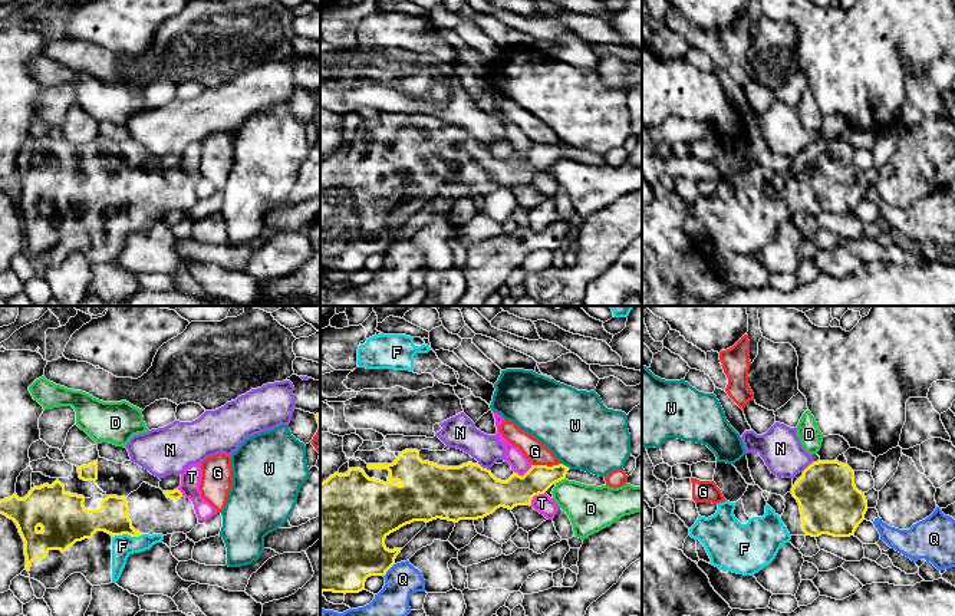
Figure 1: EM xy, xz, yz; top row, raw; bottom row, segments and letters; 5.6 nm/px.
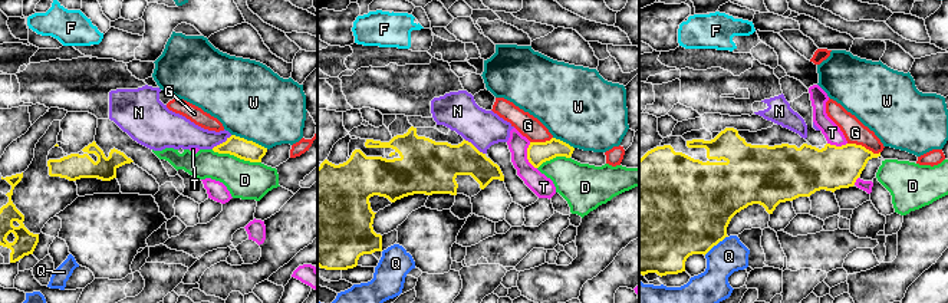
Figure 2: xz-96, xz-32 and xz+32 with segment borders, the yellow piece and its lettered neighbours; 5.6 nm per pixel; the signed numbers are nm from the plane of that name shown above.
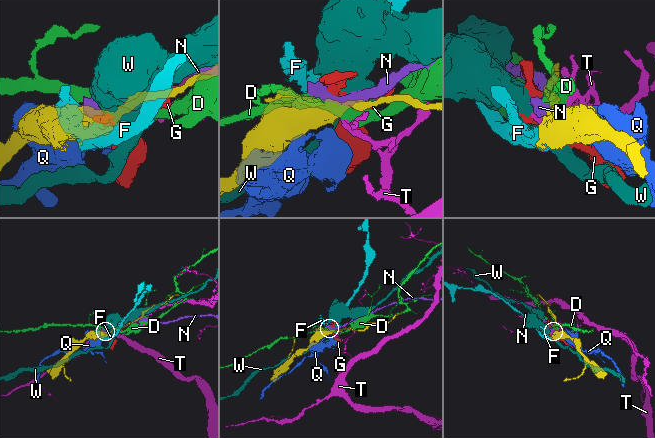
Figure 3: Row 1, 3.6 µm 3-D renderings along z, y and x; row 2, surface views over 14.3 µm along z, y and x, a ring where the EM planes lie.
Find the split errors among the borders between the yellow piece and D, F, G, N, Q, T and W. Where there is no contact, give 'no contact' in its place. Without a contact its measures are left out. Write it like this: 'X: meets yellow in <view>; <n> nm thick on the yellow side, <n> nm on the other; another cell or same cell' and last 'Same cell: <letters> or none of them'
D: meets yellow in xz; 170 nm thick on the yellow side, 260 nm on the other; another cell
F: meets yellow in xy; 180 nm thick on the yellow side, 120 nm on the other; same cell
G: meets yellow in xz; 170 nm thick on the yellow side, 120 nm on the other; another cell
N: meets yellow in yz; 340 nm thick on the yellow side, 240 nm on the other; another cell
Q: meets yellow in xz; 400 nm thick on the yellow side, 200 nm on the other; another cell
T: meets yellow in xz; 180 nm thick on the yellow side, 110 nm on the other; another cell
W: meets yellow in xz; 160 nm thick on the yellow side, 400 nm on the other; another cell
Same cell: F

